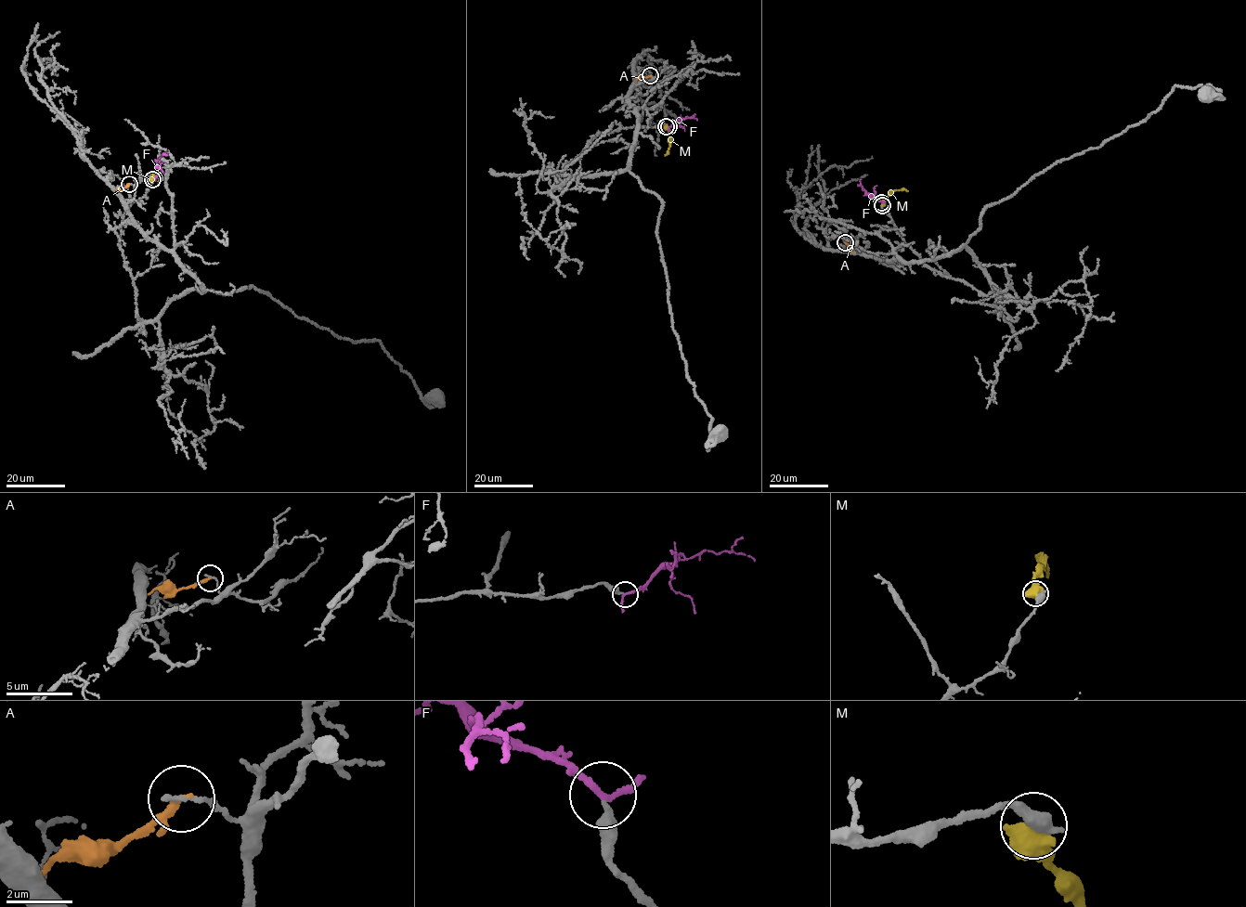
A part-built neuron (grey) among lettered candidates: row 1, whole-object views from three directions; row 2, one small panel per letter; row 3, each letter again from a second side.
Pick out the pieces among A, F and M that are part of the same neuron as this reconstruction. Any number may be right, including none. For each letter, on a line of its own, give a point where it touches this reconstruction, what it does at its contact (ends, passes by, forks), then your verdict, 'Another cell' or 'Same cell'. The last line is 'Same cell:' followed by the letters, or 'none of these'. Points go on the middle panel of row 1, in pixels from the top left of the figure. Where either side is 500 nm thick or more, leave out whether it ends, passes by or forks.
A: Touches grey at (650, 75). It ends there. Another cell
F: Touches grey at (668, 126). It passes by. Same cell
M: Touches grey at (666, 126). Another cell
Same cell: F

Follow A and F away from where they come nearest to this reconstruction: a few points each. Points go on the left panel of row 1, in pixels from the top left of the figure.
A: (129, 185), (115, 191)
F: (154, 178), (156, 161), (162, 154), (167, 155)

